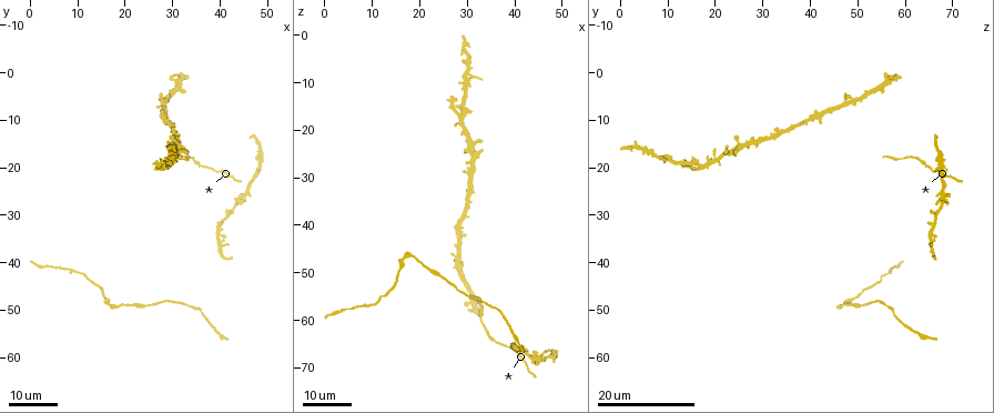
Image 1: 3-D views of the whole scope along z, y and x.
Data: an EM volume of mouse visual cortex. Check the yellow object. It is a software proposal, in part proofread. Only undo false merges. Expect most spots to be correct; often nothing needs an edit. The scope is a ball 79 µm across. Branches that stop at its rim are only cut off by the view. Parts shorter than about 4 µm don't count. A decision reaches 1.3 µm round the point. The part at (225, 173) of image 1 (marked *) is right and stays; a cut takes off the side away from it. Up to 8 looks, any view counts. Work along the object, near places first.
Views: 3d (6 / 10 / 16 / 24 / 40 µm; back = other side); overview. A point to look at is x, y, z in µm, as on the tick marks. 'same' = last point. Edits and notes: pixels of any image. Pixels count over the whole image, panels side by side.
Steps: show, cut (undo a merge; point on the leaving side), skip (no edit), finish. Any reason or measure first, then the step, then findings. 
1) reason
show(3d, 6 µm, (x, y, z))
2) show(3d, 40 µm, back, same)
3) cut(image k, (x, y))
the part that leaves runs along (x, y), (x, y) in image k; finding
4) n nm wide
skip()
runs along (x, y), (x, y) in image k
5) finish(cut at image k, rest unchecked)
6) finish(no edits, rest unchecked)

thick turns thin
show(3d, 24 µm, (40.0, 38.5, 66.5))

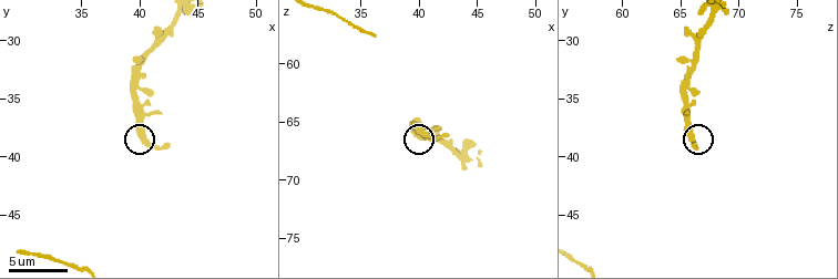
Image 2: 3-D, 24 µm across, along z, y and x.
show(3d, 6 µm, (40.4, 38.8, 66.2))

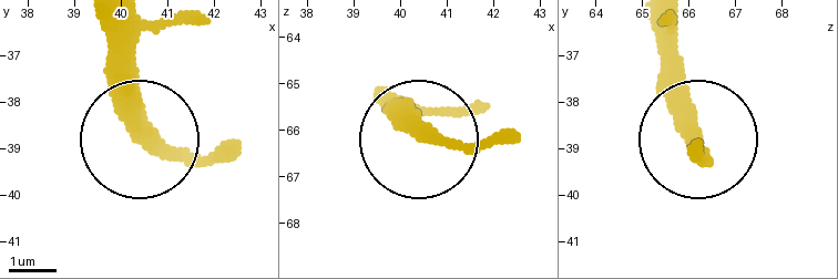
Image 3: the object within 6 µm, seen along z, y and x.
skip()
all the same neuron

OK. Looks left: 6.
thin neck
show(3d, 16 µm, (12.5, 43.0, 55.0))

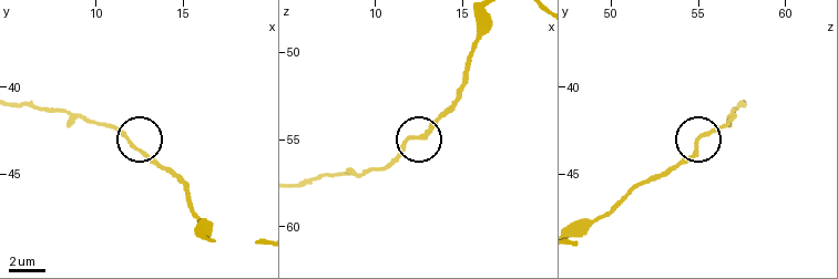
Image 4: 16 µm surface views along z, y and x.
show(3d, 10 µm, (12.4, 43.4, 55.0))

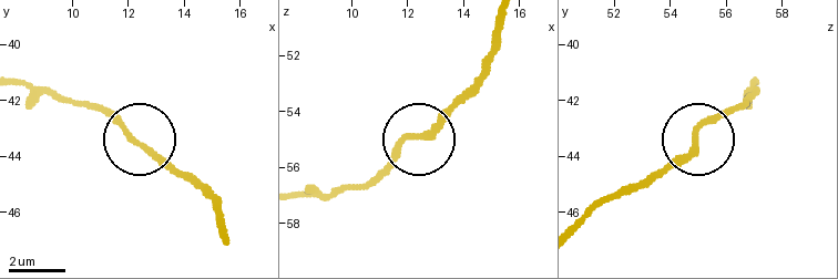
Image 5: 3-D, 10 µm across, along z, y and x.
skip()
runs along (230, 239), (205, 194), (95, 105) in image 5; continuous, no second neuron

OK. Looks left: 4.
thin neck
show(3d, 24 µm, (16.5, 48.5, 47.0))

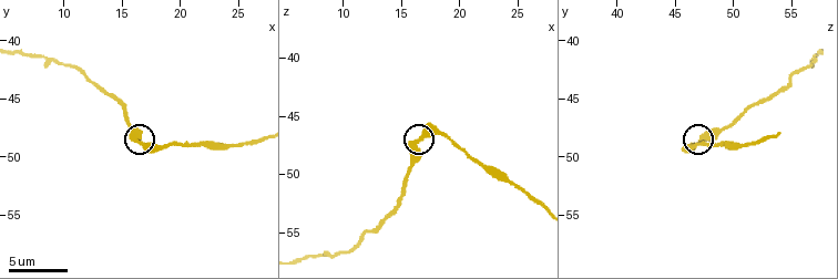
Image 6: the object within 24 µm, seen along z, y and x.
show(3d, 10 µm, (16.8, 48.6, 47.0))

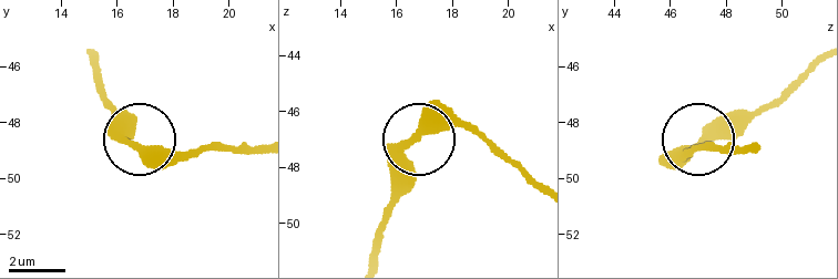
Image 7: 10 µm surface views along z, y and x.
skip()
all the same neuron

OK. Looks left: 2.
arms run side by side
show(3d, 10 µm, (8.0, 41.2, 56.8))

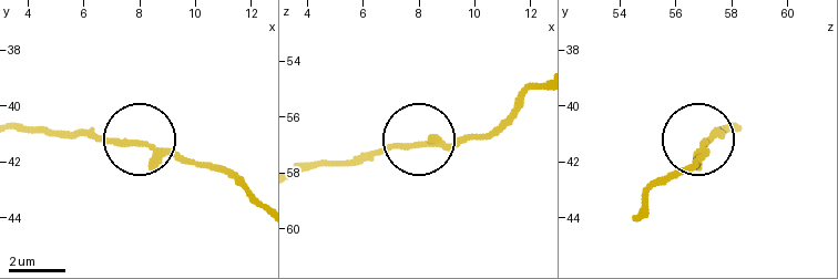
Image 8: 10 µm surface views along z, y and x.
3 arms
skip()
runs along (259, 200), (216, 167), (187, 164), (138, 143), (69, 136) in image 8; all the same neuron

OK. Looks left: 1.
finish(no edits, rest unchecked)

